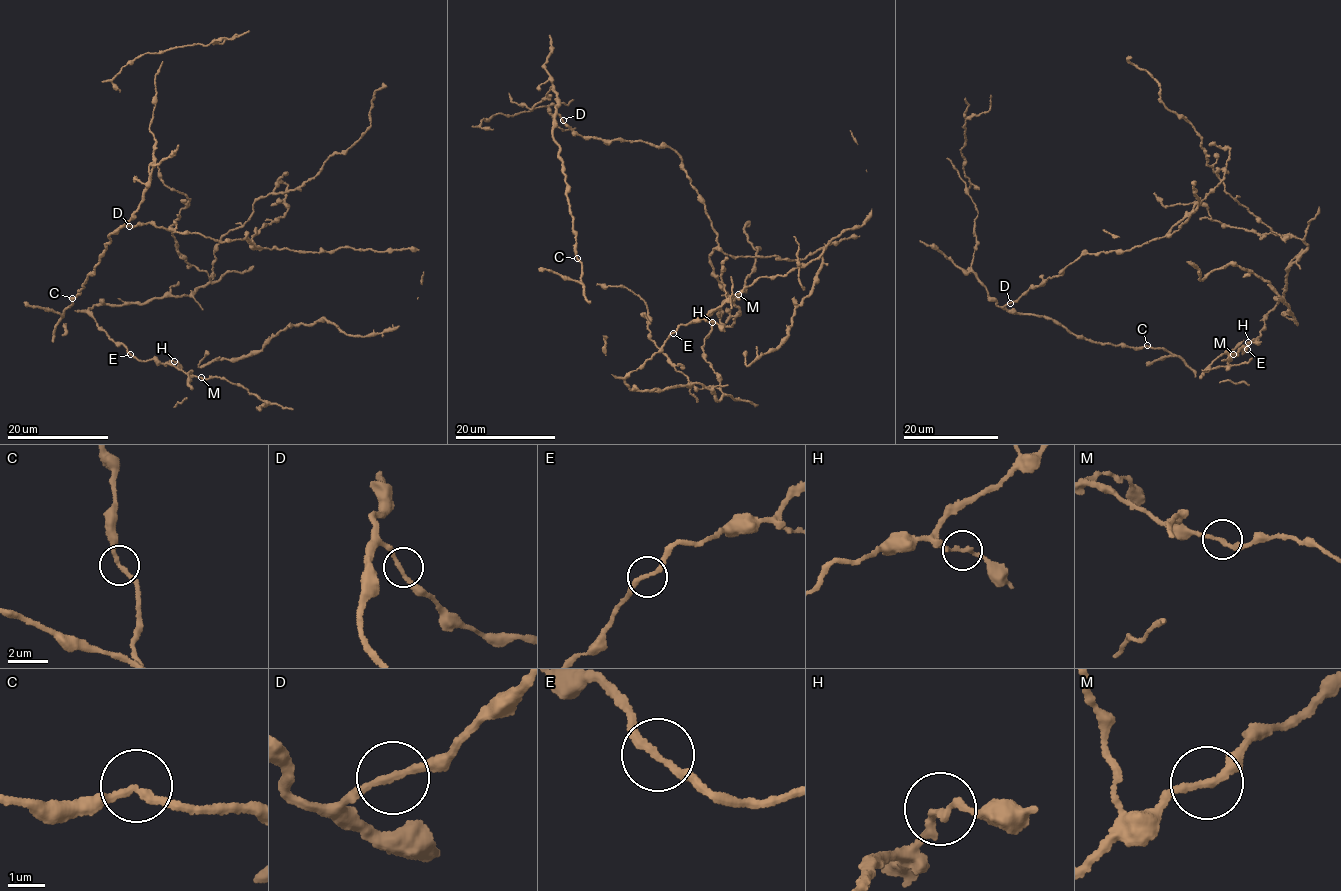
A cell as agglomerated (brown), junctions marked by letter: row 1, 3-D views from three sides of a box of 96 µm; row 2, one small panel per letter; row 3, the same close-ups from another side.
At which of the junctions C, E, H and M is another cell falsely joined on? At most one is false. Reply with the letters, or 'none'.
none

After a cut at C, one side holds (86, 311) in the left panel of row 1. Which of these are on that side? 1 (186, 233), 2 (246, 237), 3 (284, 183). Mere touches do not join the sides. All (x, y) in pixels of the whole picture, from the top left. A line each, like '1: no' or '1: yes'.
1: no
2: no
3: no

